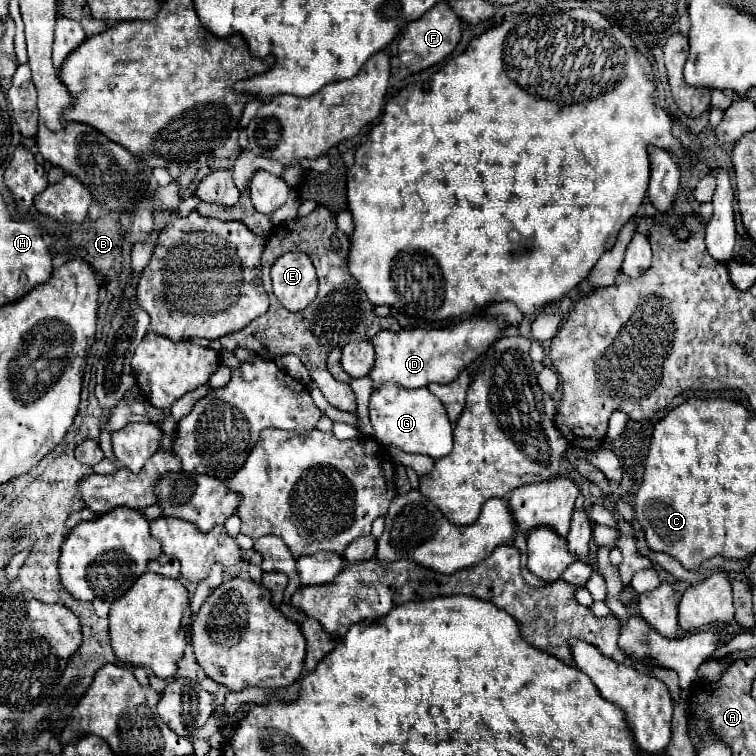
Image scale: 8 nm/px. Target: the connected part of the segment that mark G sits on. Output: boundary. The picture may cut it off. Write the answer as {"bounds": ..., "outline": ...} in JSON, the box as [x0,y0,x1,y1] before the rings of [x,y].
{"bounds":[369,383,453,459],"outline":[[[387,383],[371,395],[369,417],[375,431],[375,439],[385,447],[397,447],[405,453],[421,453],[431,459],[447,455],[453,447],[453,427],[447,419],[443,403],[427,389],[403,389]]]}

